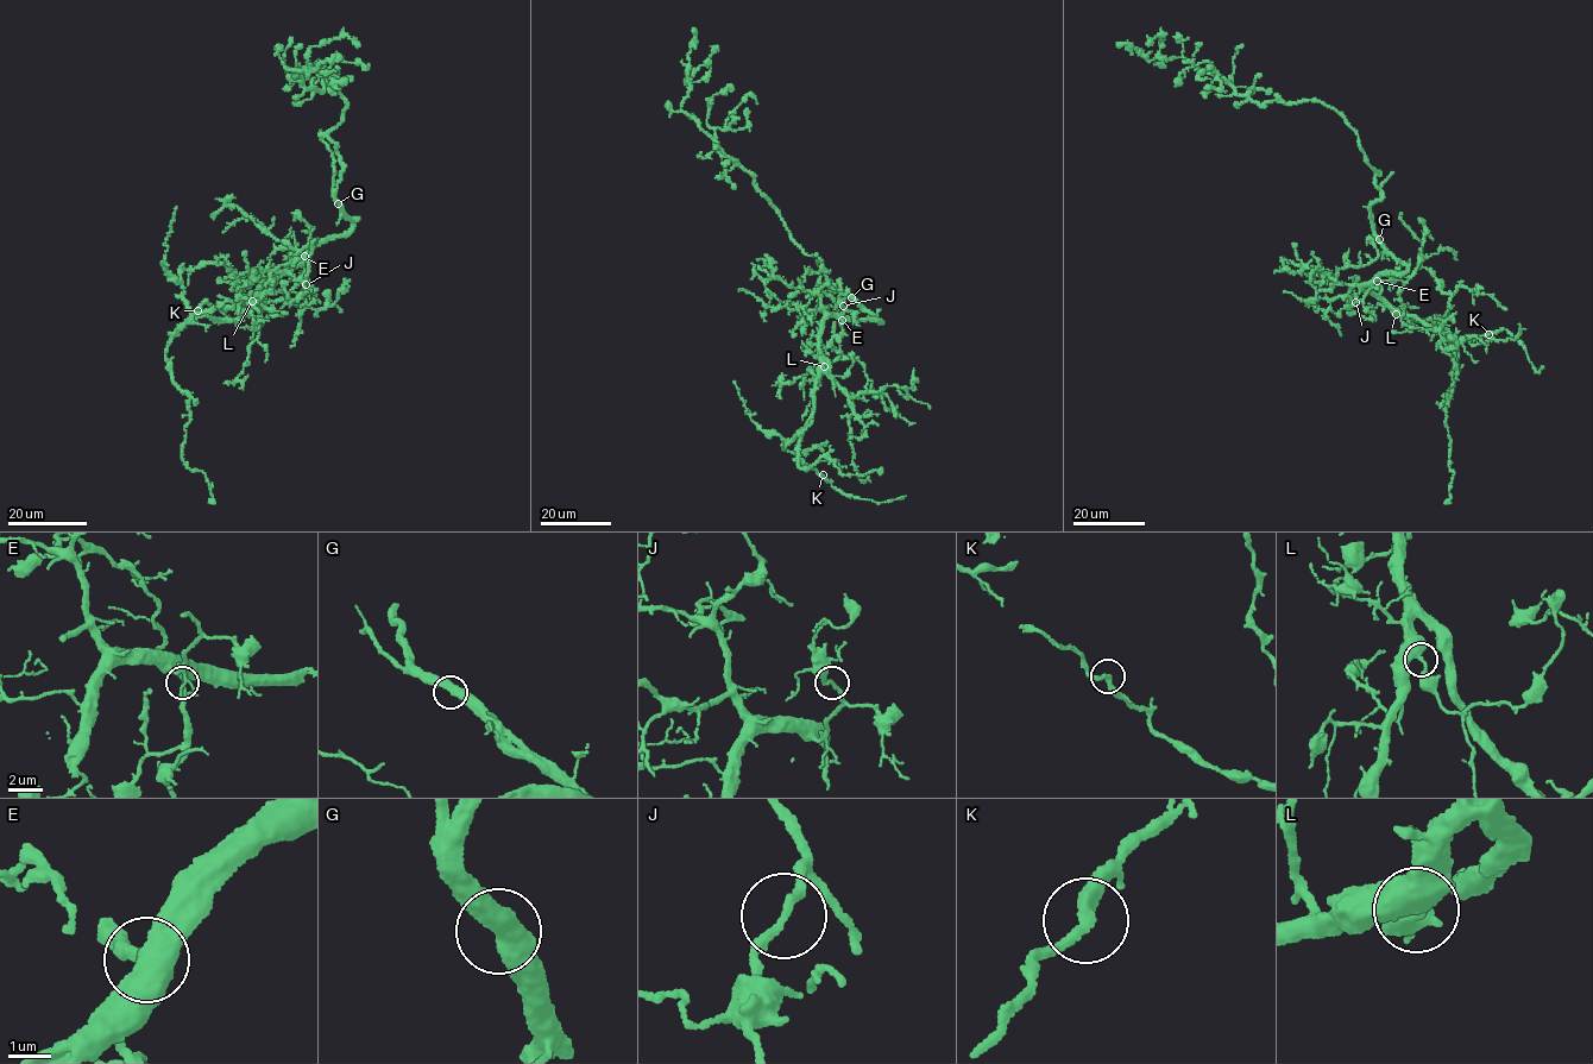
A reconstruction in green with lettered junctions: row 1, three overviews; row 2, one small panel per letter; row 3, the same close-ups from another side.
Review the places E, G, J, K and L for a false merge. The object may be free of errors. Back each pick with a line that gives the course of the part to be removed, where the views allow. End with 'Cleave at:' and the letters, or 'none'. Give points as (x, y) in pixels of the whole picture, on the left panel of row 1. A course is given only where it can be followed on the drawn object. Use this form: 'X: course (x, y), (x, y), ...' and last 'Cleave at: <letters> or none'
Cleave at: none

